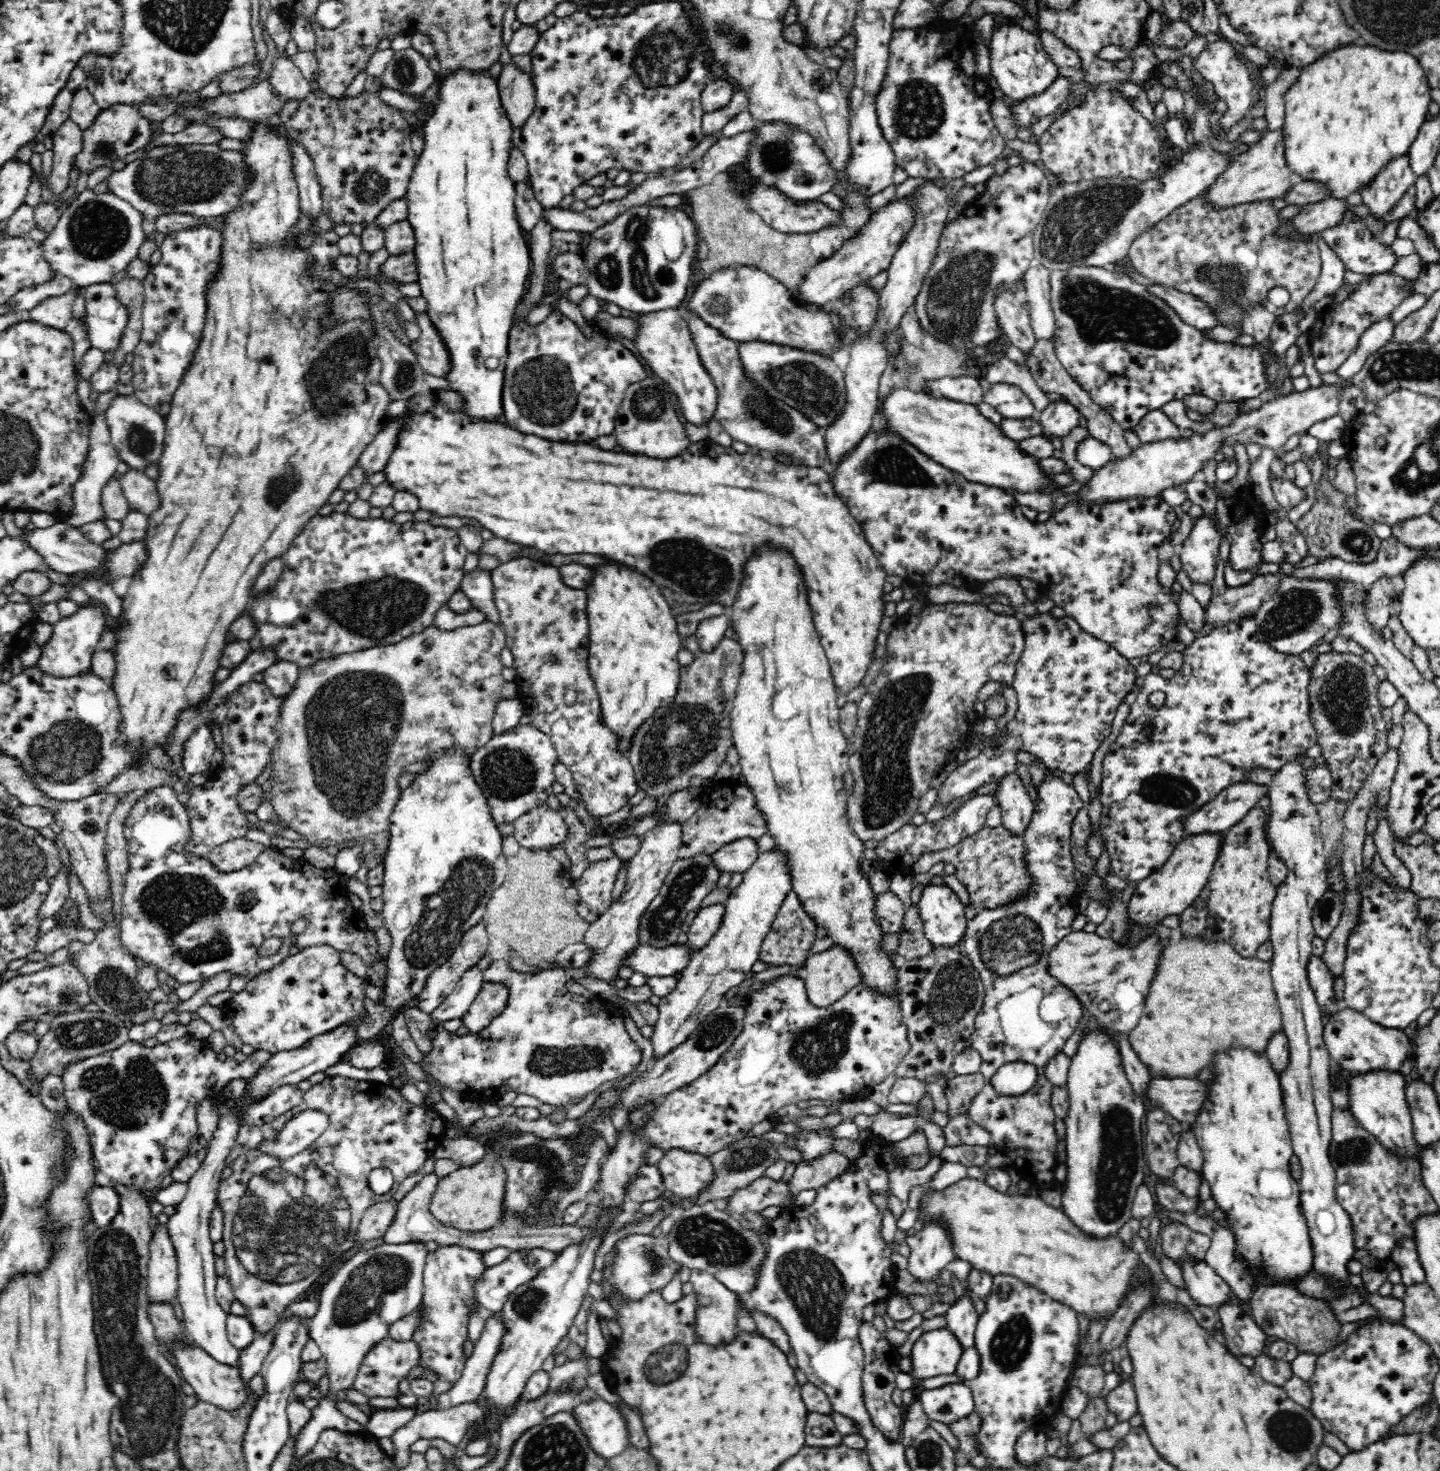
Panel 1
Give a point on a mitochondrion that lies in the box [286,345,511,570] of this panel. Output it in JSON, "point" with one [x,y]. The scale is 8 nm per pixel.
{"point":[404,376]}

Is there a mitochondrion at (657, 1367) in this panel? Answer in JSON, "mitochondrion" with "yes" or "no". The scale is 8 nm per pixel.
{"mitochondrion":"yes"}

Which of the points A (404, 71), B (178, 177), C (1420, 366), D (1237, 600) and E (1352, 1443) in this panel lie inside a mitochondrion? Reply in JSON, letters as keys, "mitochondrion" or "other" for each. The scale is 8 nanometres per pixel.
{"A":"mitochondrion","B":"mitochondrion","C":"mitochondrion","D":"other","E":"other"}

